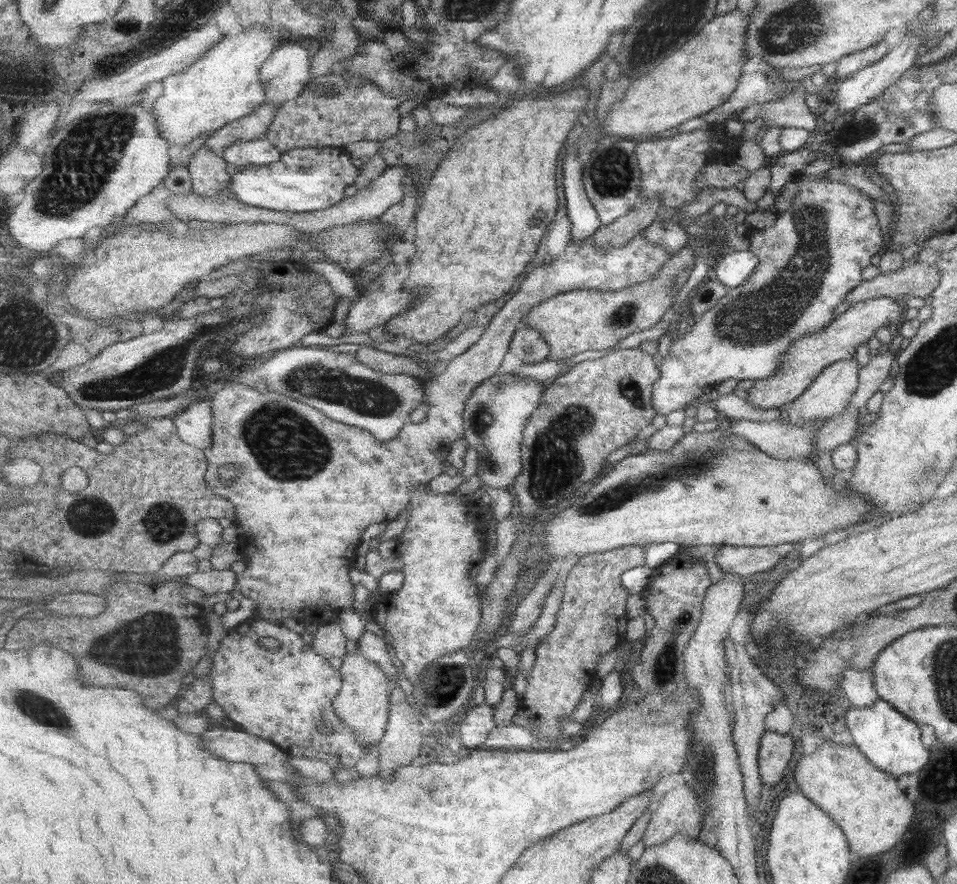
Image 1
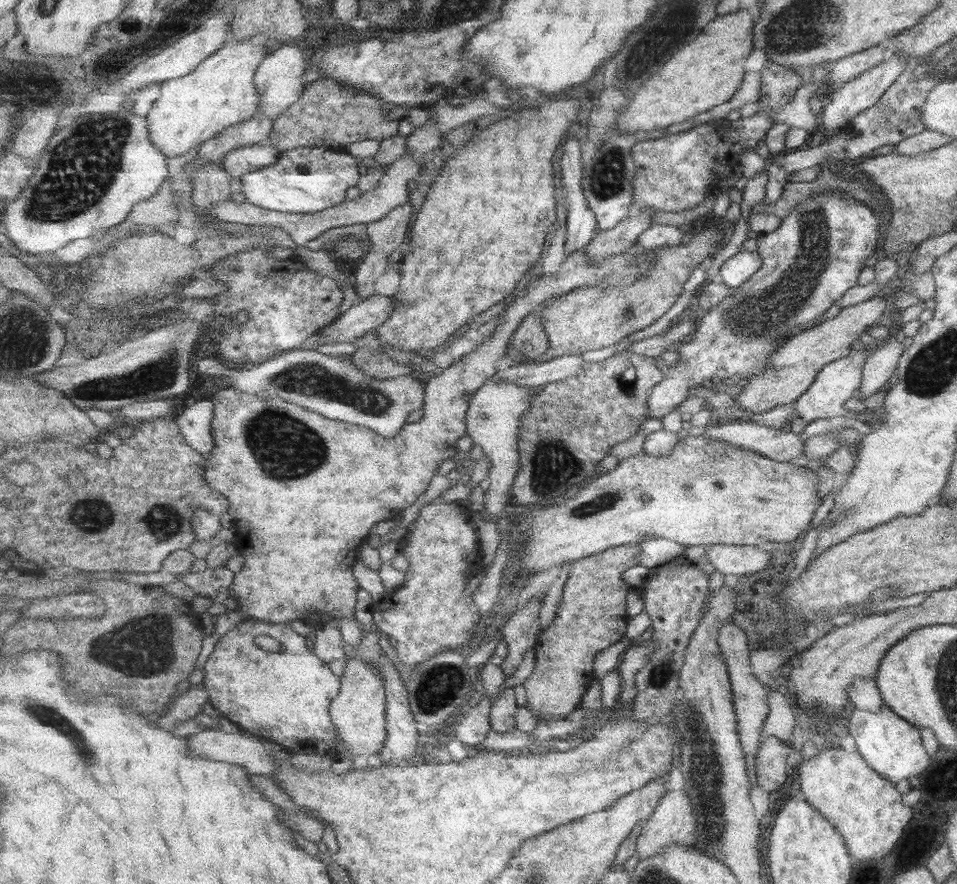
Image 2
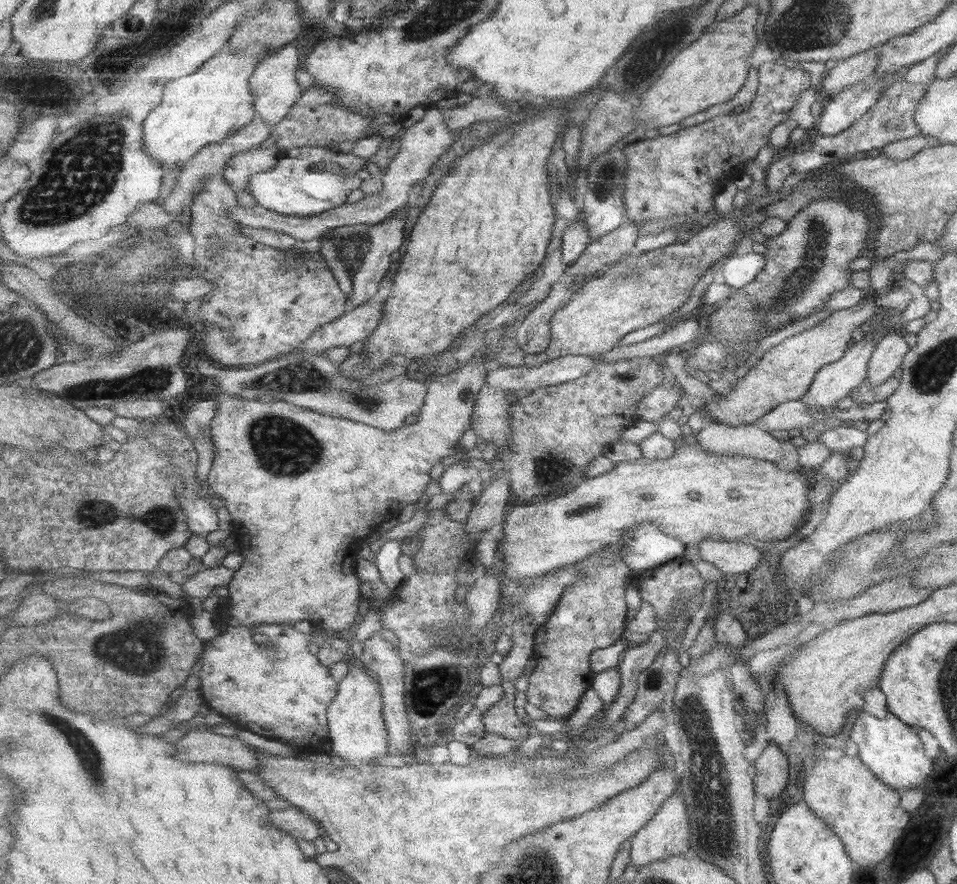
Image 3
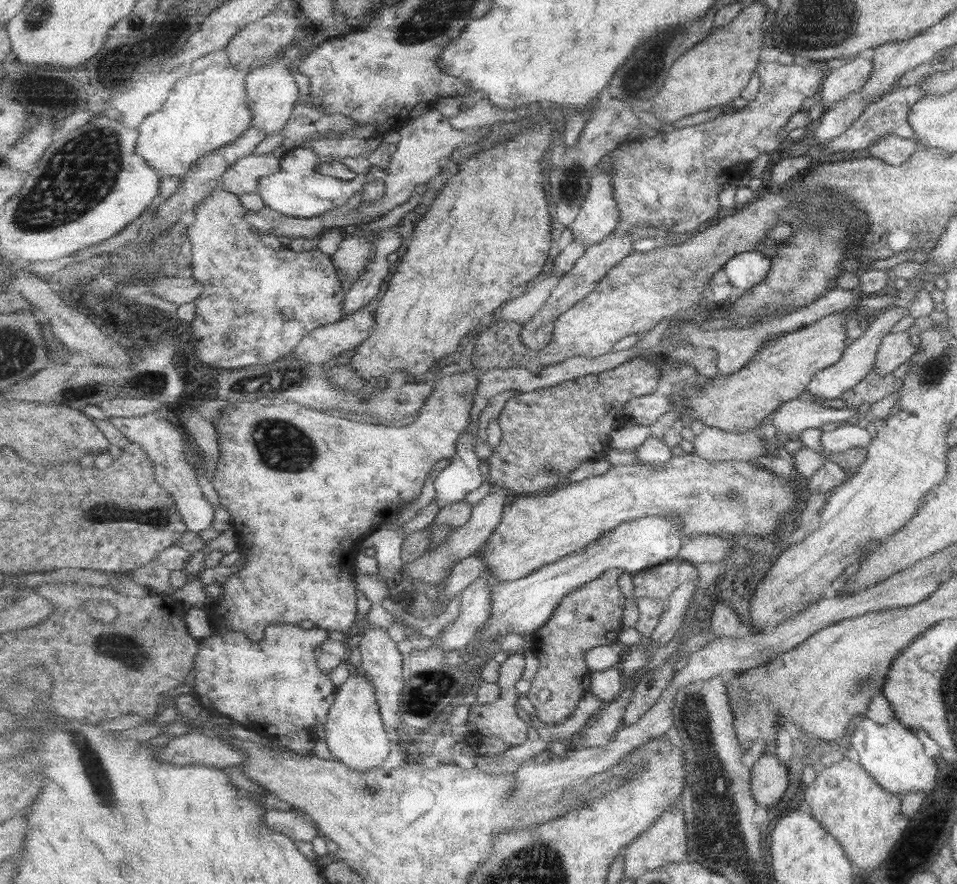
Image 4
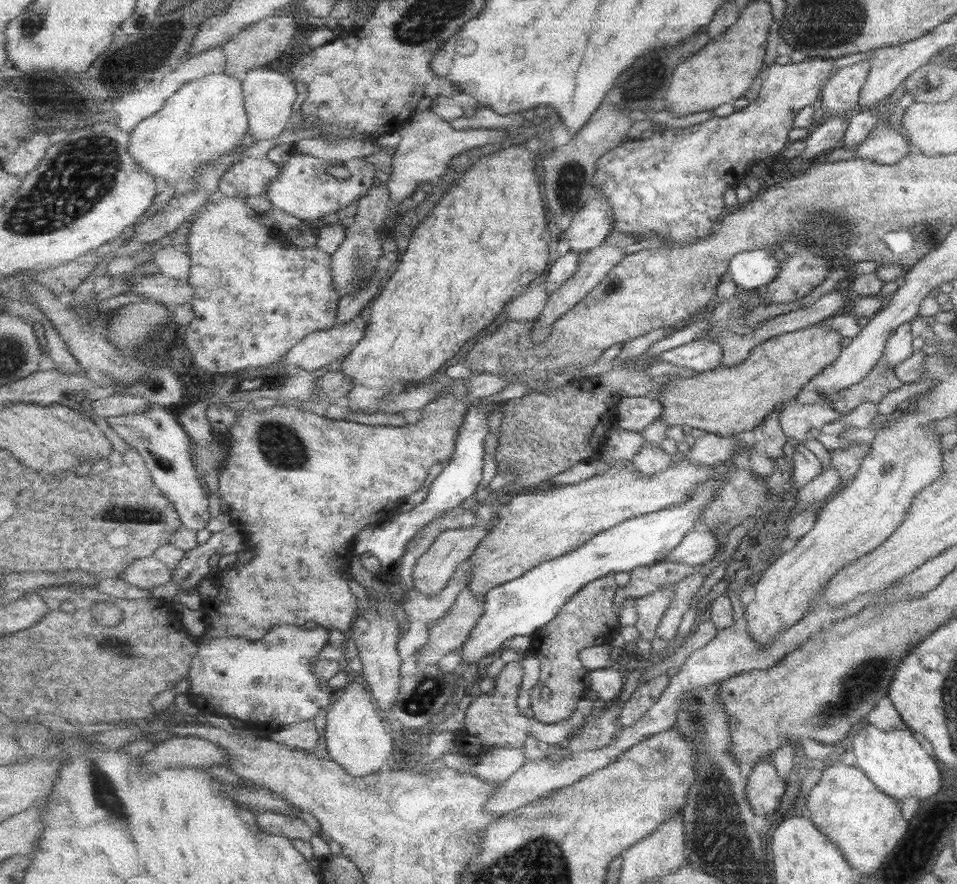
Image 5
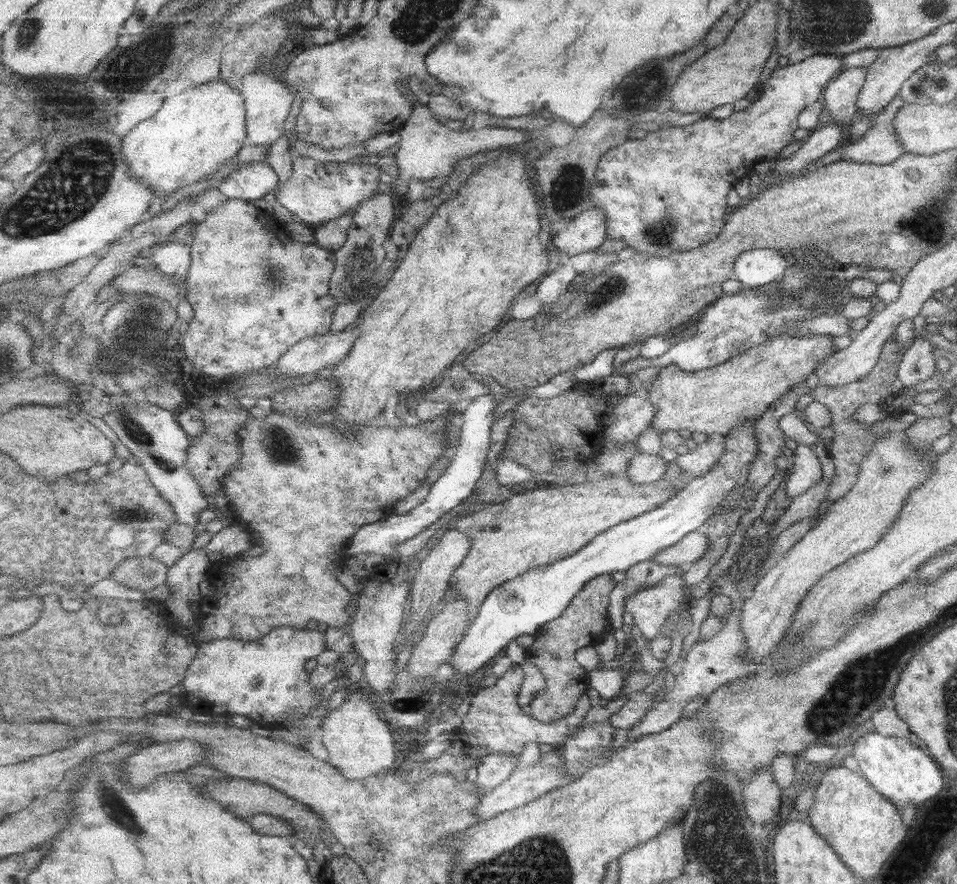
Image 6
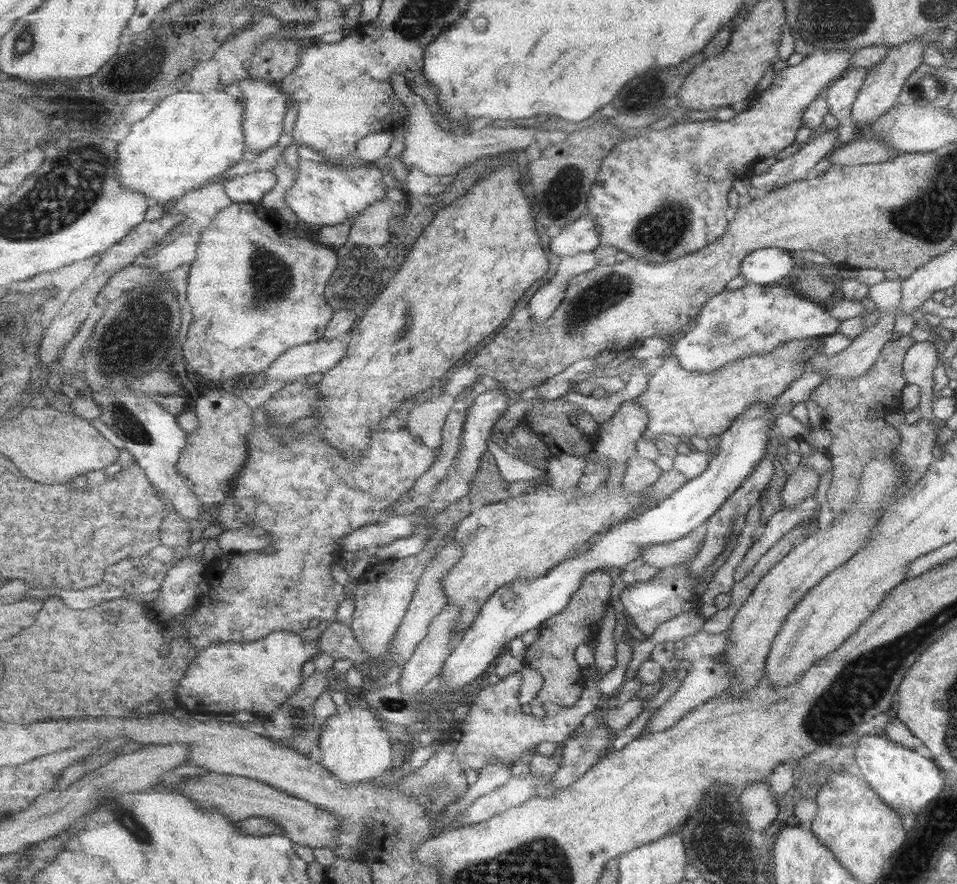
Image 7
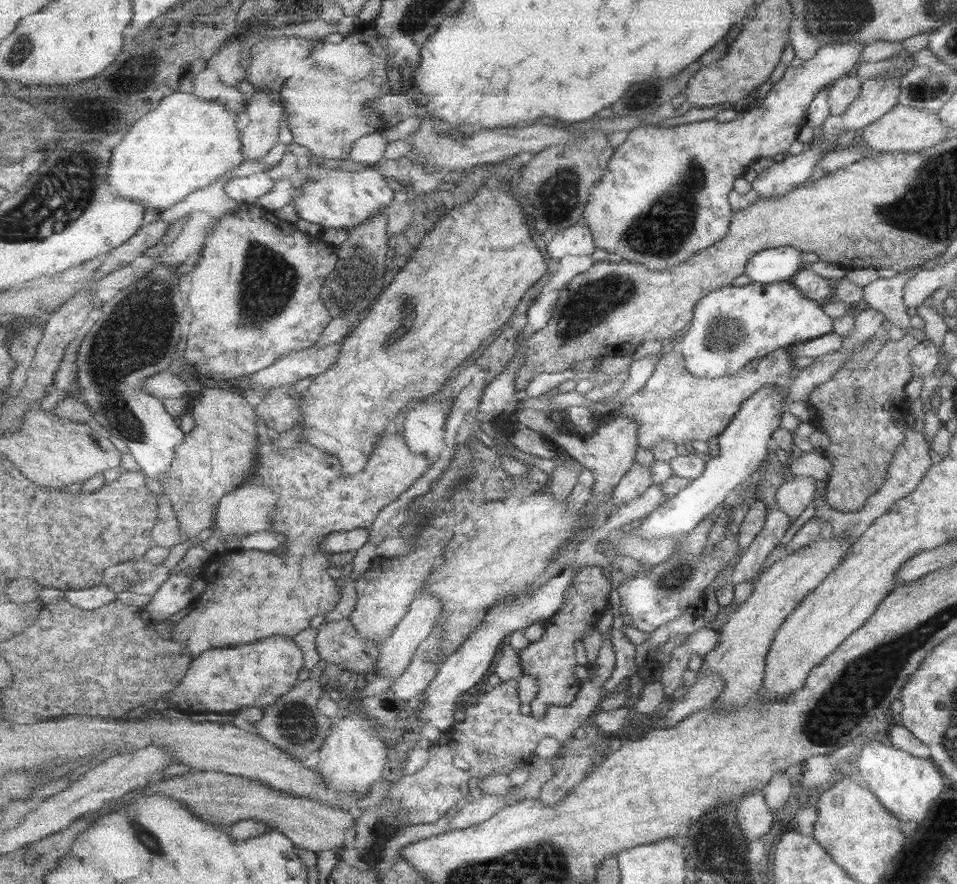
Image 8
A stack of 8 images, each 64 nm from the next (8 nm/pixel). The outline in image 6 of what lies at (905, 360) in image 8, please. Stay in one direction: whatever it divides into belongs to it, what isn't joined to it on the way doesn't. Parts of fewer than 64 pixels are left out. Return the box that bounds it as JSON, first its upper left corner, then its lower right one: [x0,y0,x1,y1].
[809,338,904,503]

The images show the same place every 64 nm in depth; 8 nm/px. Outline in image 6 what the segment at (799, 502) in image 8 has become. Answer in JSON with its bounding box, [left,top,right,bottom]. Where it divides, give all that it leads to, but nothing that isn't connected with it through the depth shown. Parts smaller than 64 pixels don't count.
[786,444,822,498]

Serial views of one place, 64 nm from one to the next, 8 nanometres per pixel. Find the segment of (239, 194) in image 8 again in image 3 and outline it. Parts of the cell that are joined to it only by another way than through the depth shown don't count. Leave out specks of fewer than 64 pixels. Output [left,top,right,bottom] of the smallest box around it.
[223,148,282,190]

